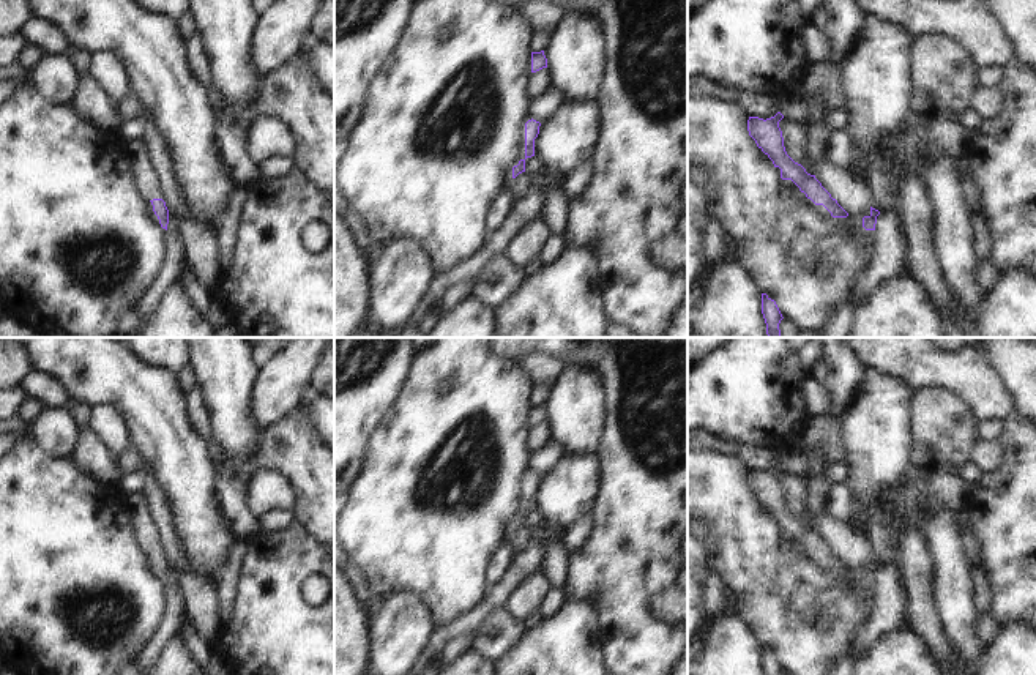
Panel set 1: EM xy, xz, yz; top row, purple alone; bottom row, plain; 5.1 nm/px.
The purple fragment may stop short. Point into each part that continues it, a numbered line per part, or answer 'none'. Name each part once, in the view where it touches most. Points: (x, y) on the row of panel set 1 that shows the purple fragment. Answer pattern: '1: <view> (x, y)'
none

